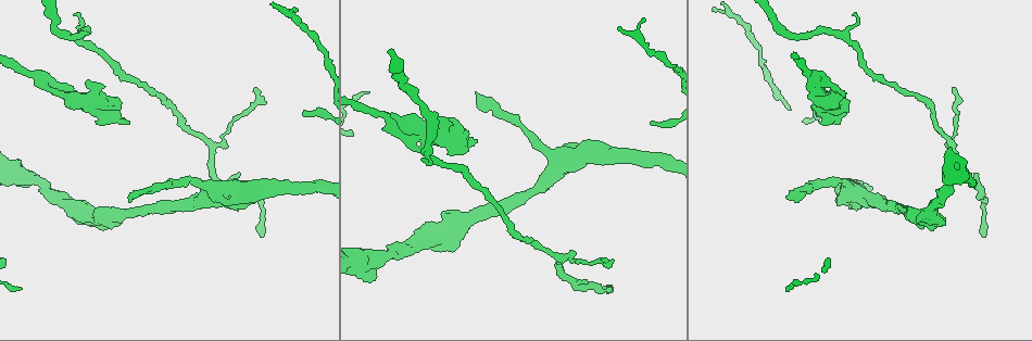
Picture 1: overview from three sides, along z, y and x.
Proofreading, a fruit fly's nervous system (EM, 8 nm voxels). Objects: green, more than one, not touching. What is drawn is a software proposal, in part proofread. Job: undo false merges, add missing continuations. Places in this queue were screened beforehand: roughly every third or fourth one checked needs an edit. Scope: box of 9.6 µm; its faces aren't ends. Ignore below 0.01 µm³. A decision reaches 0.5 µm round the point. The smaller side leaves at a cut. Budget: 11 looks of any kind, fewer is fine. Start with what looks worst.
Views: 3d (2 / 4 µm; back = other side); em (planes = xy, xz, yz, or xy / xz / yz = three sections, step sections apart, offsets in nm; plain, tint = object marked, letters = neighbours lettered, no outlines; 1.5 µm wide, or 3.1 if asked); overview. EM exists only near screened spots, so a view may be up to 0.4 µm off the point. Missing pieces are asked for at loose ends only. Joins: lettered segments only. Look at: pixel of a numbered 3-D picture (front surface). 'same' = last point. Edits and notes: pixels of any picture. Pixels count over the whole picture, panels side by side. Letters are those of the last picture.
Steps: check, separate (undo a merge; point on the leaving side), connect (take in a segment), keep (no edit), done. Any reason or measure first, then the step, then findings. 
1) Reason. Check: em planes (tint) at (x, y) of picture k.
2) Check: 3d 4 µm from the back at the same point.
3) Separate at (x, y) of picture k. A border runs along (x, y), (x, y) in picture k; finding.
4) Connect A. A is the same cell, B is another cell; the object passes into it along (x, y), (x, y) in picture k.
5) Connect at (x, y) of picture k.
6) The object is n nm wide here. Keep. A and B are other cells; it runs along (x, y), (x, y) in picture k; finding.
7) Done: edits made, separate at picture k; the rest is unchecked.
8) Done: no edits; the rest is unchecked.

End of a long branch. Check: 3d 4 µm from the back at (128, 199) of picture 1.

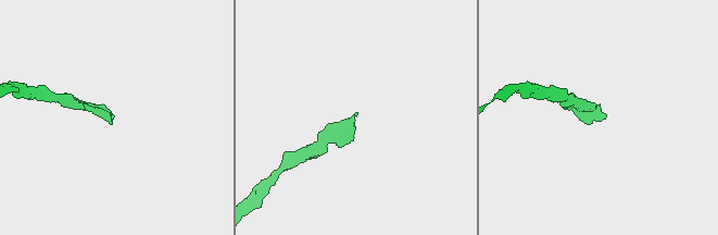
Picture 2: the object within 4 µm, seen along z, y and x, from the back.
Check: em planes (tint) at (606, 116) of picture 2.

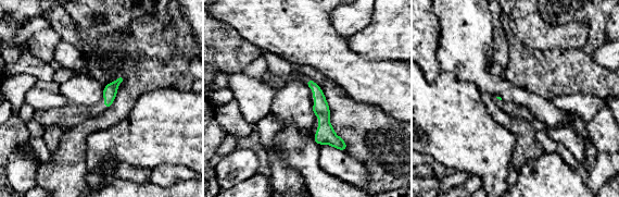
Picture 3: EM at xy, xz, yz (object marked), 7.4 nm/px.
Check: em planes (letters) at the same point.

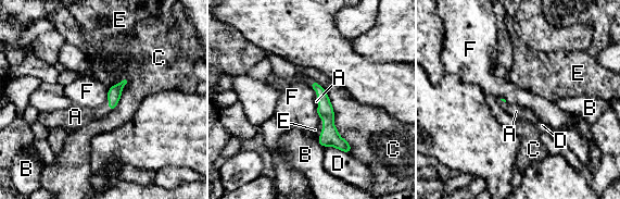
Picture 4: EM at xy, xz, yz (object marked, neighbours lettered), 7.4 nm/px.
The longest contact is with C, 600 nm. Connect A. A is the same cell, B, C, D, E and F are other cells; the cell continues.

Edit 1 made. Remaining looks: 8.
Sudden change in width. Check: em planes (plain) at (840, 182) of picture 1.

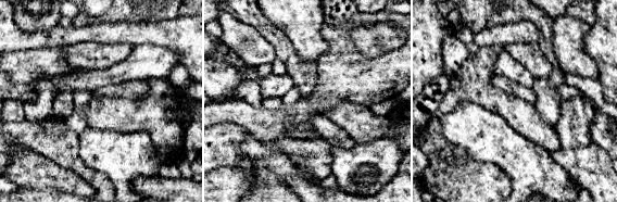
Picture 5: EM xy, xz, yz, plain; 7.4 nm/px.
With the object marked. Check: em planes (tint) at the same point.

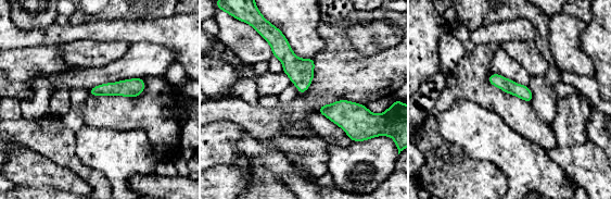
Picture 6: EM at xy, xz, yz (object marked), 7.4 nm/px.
Check: em planes (letters) at the same point.

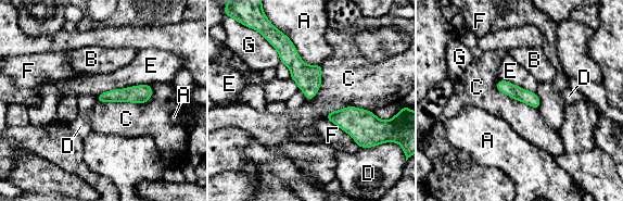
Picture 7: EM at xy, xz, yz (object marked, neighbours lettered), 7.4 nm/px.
Keep. A, B, C, D, E, F and G are other cells; a border runs along (152, 87), (144, 102), (98, 102) in picture 7; one cell here.

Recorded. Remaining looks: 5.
Branch stops here. Check: 3d 2 µm from the back at (474, 139) of picture 1.

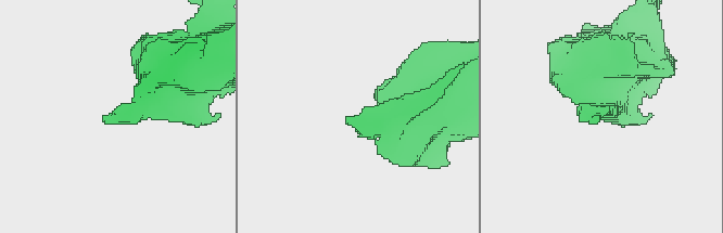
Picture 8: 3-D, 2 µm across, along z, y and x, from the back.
Check: em planes (tint) at (346, 118) of picture 8.

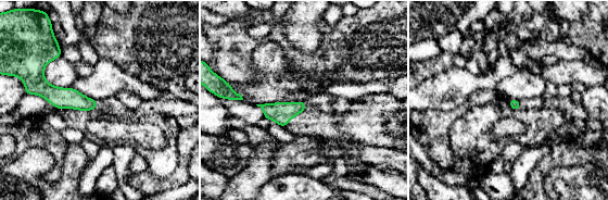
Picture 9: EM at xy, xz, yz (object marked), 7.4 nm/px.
What lies round it. Check: em planes (letters) at the same point.

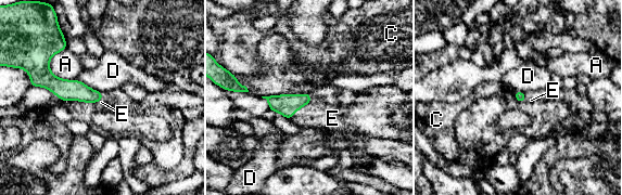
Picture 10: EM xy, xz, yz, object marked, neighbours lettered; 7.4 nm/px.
Connect E. E is the same cell, A, C and D are other cells; it goes on there.

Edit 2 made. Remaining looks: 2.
Redraw. Check: overview.

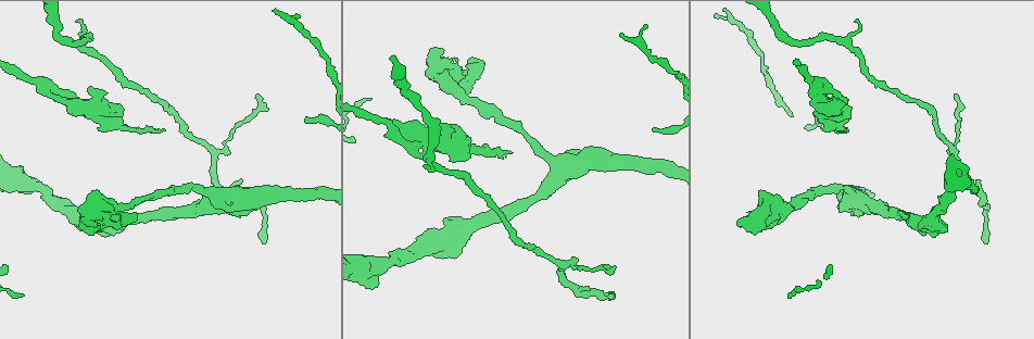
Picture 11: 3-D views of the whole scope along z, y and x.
Arms part here. Check: em planes (letters) at (214, 153) of picture 11.

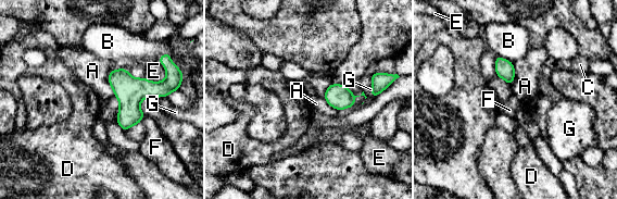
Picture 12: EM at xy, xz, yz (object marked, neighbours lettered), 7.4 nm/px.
Keep. A, B, C, D, E, F and G are other cells; it runs along (166, 56), (170, 78), (129, 106), (124, 126) in picture 12; continuous, no second cell.

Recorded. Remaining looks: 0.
Done: edits made, connect at picture 4, connect at picture 10; the rest is unchecked.

